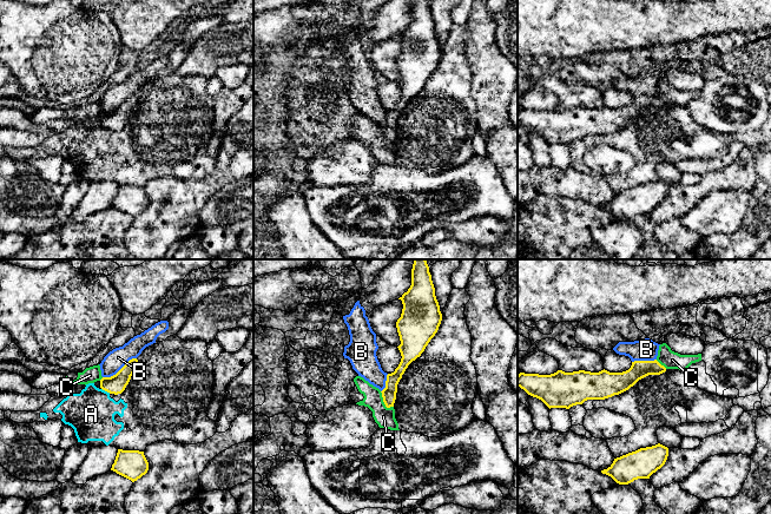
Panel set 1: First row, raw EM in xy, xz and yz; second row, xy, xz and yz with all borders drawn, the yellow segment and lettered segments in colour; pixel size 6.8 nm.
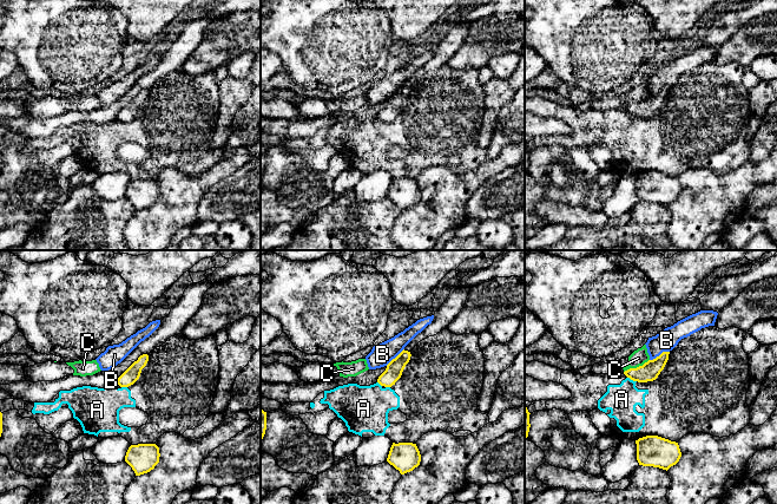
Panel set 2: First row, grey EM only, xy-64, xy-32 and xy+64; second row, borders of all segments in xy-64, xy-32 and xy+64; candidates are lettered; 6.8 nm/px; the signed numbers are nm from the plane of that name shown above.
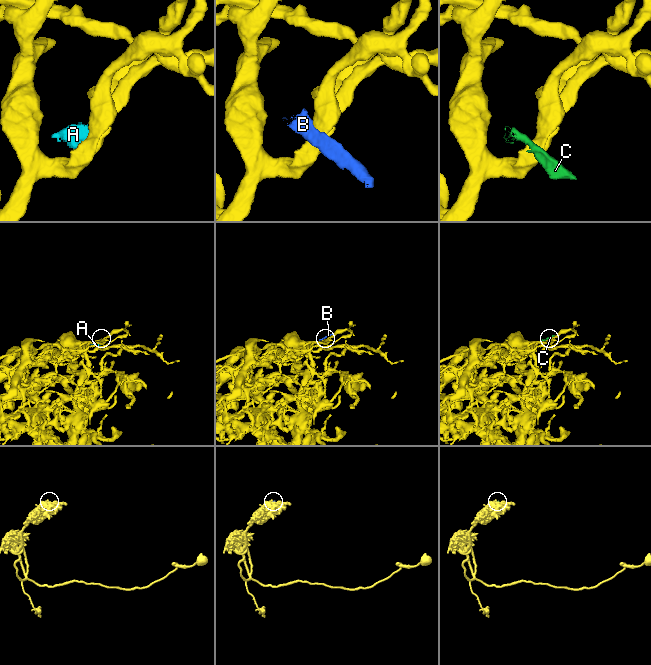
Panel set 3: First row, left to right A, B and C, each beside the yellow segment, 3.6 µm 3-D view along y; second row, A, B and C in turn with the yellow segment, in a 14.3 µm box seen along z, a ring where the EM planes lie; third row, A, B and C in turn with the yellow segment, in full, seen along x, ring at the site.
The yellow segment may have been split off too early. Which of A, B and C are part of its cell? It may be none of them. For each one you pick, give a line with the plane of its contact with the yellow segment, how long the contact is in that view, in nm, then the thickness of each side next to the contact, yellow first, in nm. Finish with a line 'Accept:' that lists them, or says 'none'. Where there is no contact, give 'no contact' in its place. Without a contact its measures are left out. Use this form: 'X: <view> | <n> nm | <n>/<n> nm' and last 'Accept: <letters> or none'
Accept: none

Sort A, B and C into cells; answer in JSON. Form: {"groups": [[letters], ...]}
{"groups": [["A"], ["B"], ["C"]]}

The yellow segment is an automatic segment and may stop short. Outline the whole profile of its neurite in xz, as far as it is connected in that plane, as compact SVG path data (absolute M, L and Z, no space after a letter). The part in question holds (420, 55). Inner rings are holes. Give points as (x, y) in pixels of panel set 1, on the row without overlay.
M413 0L411 21L398 35L403 40L396 58L402 94L395 107L387 111L386 124L381 127L387 144L394 143L402 111L424 87L442 57L428 0Z

